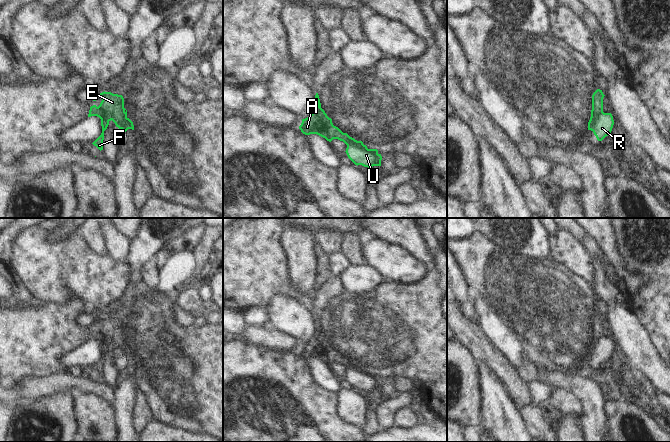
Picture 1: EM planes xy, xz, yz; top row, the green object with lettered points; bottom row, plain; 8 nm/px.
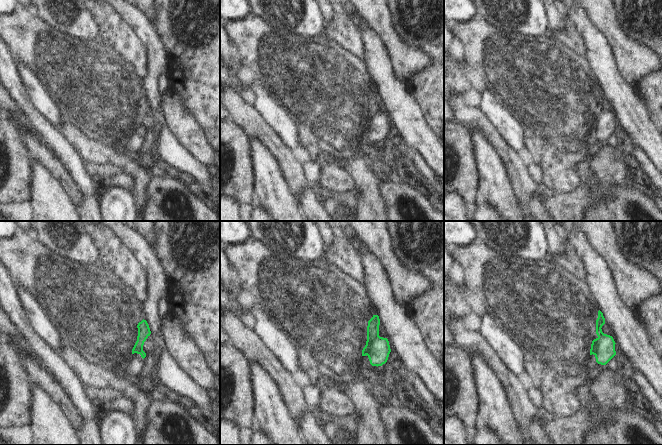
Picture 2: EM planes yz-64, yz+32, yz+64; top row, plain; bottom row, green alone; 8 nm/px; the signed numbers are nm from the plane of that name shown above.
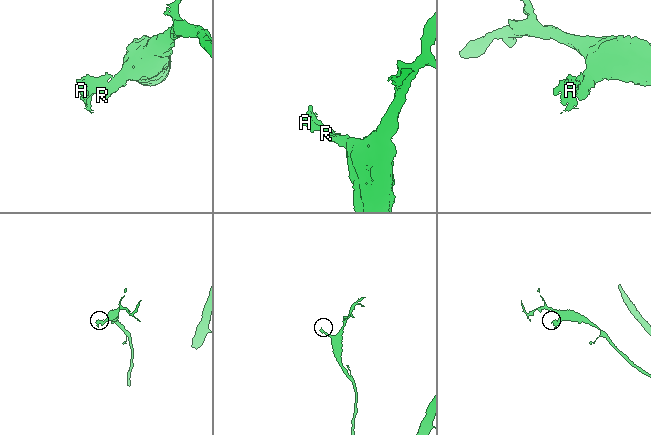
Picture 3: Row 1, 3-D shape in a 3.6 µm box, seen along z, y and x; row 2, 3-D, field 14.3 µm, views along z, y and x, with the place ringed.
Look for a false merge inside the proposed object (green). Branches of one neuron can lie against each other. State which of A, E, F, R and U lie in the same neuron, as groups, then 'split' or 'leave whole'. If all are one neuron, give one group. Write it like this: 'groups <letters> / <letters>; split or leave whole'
groups A E F / R U; split

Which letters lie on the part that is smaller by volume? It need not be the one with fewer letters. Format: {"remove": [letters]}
{"remove": ["A", "E", "F"]}

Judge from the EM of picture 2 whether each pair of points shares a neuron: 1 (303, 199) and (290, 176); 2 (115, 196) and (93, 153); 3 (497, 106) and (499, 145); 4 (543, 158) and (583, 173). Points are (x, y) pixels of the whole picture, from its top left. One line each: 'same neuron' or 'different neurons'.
1: different neurons
2: different neurons
3: different neurons
4: different neurons

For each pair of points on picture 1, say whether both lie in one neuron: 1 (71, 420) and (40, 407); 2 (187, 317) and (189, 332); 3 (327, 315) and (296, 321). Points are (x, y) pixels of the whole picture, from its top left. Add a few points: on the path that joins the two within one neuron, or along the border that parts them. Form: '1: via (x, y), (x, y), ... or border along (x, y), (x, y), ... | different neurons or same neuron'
1: via (63, 420), (59, 420), (48, 413) | same neuron
2: border along (174, 313), (174, 318), (181, 325), (192, 326) | different neurons
3: border along (308, 301), (320, 310), (317, 316) | different neurons

